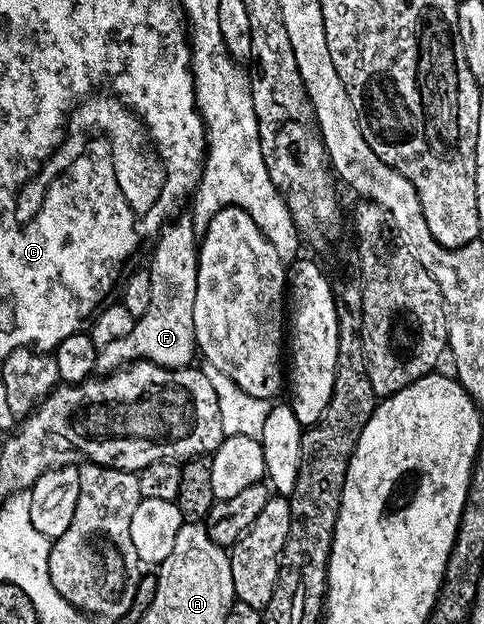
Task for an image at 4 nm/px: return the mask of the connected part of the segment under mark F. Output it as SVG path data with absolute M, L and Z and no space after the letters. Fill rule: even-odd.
M189 214L180 215L163 226L153 244L154 256L148 264L152 281L152 301L148 301L147 312L134 320L134 328L132 333L128 333L128 337L120 337L120 341L112 341L98 349L94 369L99 376L110 375L135 361L173 368L189 367L195 362L192 305L196 305L199 240L194 234L193 218Z

